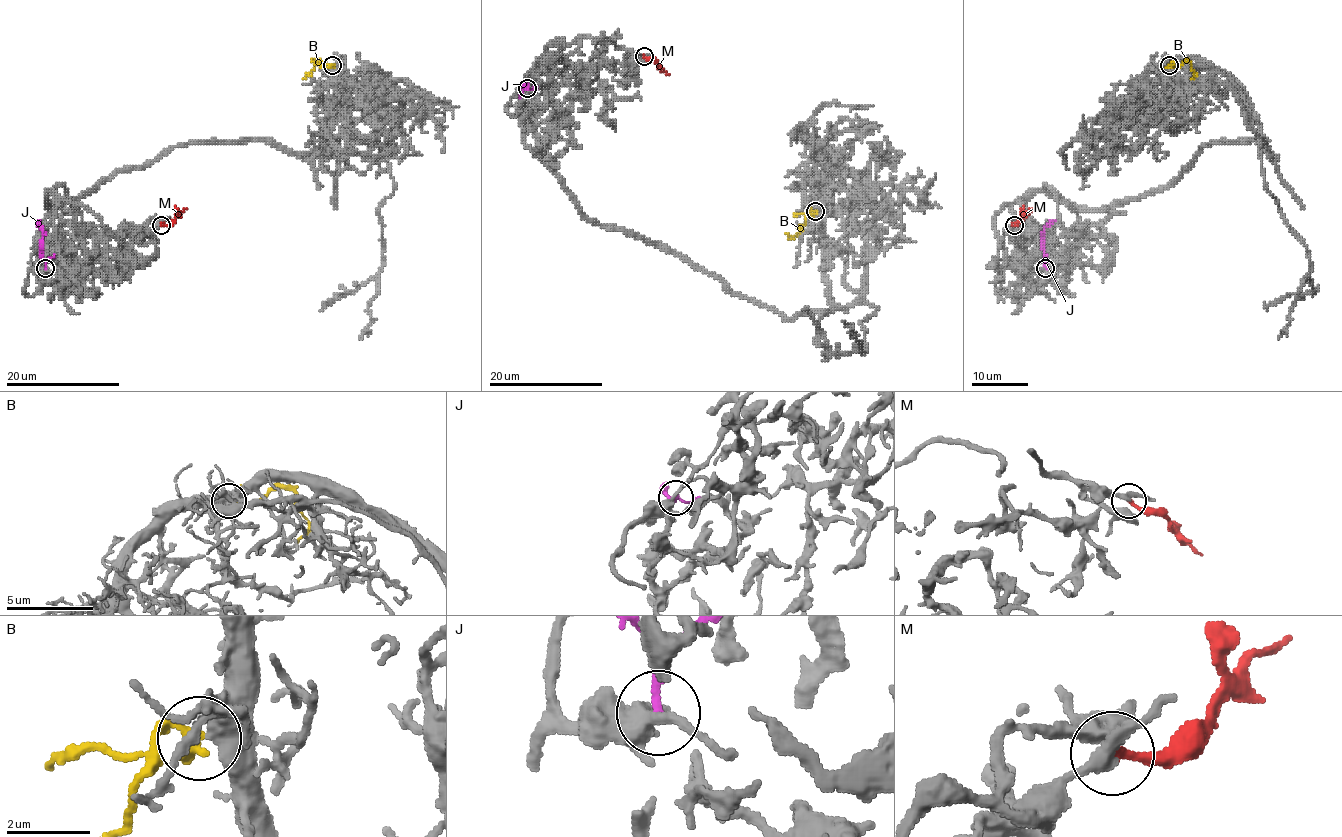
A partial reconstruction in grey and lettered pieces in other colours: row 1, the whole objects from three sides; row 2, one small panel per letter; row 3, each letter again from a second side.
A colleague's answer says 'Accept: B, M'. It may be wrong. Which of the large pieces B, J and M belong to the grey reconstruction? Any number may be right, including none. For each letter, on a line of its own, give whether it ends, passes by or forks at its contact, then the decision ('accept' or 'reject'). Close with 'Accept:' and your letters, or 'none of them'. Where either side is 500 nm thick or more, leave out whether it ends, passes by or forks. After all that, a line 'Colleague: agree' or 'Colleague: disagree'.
B: it ends there; accept
J: it ends there; reject
M: it ends there; accept
Accept: B, M
Colleague: agree

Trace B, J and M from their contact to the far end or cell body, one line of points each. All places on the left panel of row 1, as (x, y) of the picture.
B: (332, 65), (323, 66), (319, 61), (302, 79)
J: (44, 269), (41, 228), (36, 221)
M: (162, 225), (169, 225), (186, 209)

